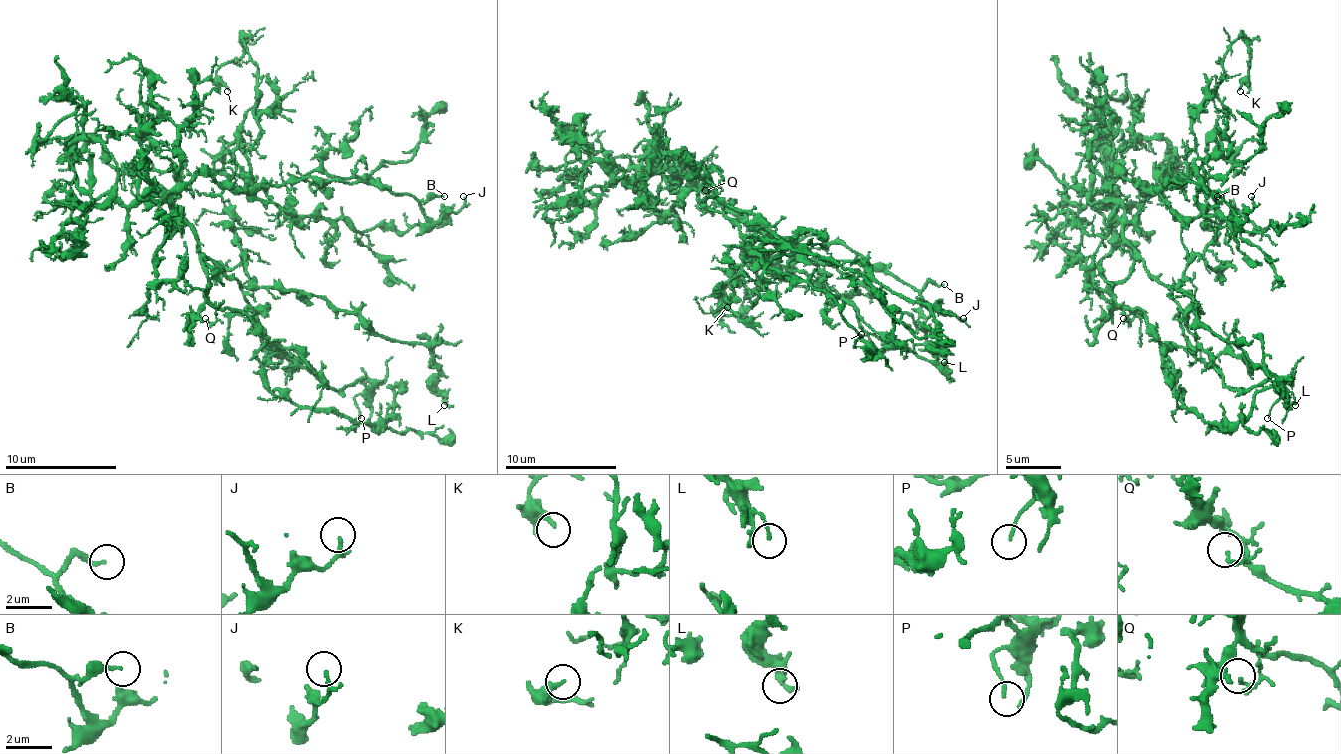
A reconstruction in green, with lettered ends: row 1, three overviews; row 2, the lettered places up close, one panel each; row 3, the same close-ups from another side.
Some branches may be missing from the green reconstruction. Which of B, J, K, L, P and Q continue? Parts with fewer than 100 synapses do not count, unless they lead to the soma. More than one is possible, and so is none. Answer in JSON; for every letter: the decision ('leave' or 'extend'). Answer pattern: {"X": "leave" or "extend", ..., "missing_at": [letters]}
{"B": "leave", "J": "leave", "K": "leave", "L": "leave", "P": "leave", "Q": "leave", "missing_at": []}

